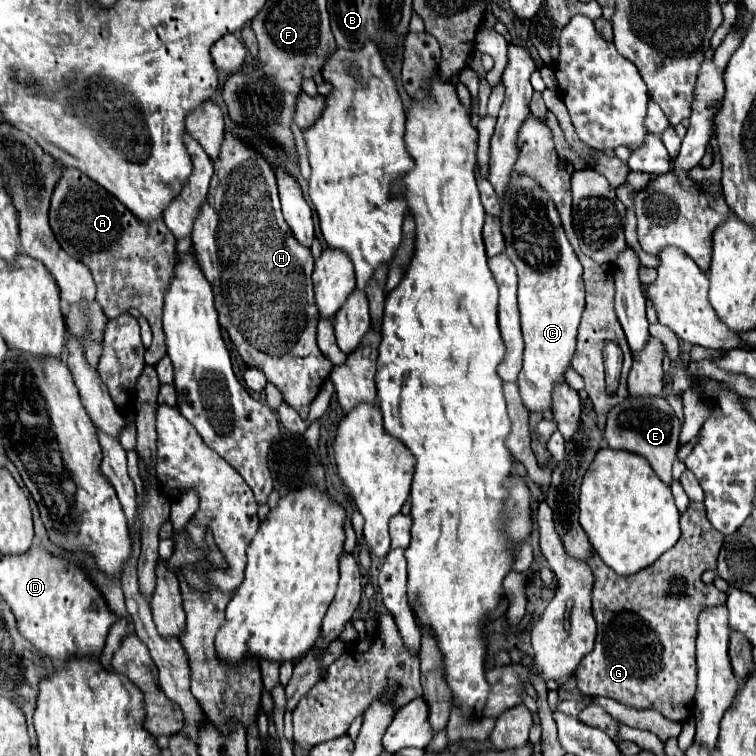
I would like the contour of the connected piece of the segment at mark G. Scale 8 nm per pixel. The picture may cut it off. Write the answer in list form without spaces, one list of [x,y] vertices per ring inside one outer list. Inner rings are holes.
[[[690,502],[688,510],[680,516],[680,528],[680,540],[670,550],[666,550],[654,564],[650,564],[650,568],[644,568],[634,576],[616,576],[612,568],[606,568],[606,564],[602,564],[596,552],[592,552],[592,556],[586,560],[596,578],[592,592],[592,612],[598,624],[598,636],[594,650],[582,658],[574,672],[576,686],[584,696],[606,696],[636,710],[654,708],[664,718],[676,722],[684,722],[692,714],[692,702],[696,692],[694,642],[698,632],[698,612],[700,608],[710,608],[726,602],[724,592],[720,592],[714,584],[704,584],[700,580],[704,570],[716,568],[716,558],[724,538],[708,522],[704,504]]]

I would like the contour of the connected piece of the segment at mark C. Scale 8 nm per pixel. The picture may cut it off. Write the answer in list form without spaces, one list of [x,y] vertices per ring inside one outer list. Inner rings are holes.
[[[512,172],[502,198],[502,234],[506,242],[506,256],[518,270],[518,308],[520,324],[524,336],[524,366],[518,376],[520,394],[524,406],[530,412],[546,412],[552,406],[552,390],[556,382],[564,380],[564,372],[570,366],[574,348],[576,348],[576,330],[580,316],[584,312],[584,284],[582,284],[582,264],[578,262],[560,222],[560,216],[554,208],[552,198],[544,192],[530,176]]]

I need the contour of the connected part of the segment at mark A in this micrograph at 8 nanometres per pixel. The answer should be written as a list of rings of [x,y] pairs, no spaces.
[[[64,168],[64,174],[60,182],[54,188],[52,204],[50,204],[50,226],[54,230],[56,240],[62,244],[62,248],[84,262],[96,282],[96,300],[104,308],[106,316],[112,320],[126,312],[126,308],[136,308],[150,324],[154,340],[152,346],[146,350],[146,362],[156,364],[166,354],[164,344],[164,330],[162,330],[162,302],[164,292],[170,284],[170,276],[176,262],[176,238],[166,228],[162,220],[154,222],[142,222],[136,218],[126,206],[122,206],[110,192],[106,192],[102,186],[98,186],[94,180],[90,180],[86,174],[82,174],[78,168]]]

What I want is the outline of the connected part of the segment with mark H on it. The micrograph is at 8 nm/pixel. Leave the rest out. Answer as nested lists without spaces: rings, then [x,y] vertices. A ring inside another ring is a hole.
[[[226,130],[220,154],[212,164],[214,176],[206,204],[200,206],[196,216],[198,220],[194,220],[192,248],[204,276],[212,284],[220,326],[228,332],[246,366],[260,368],[268,382],[282,392],[284,402],[288,402],[302,418],[308,418],[310,404],[318,396],[320,386],[332,368],[332,362],[316,346],[318,308],[312,290],[314,258],[310,248],[302,246],[294,238],[292,230],[282,218],[274,170],[256,148],[252,148],[240,134]]]

